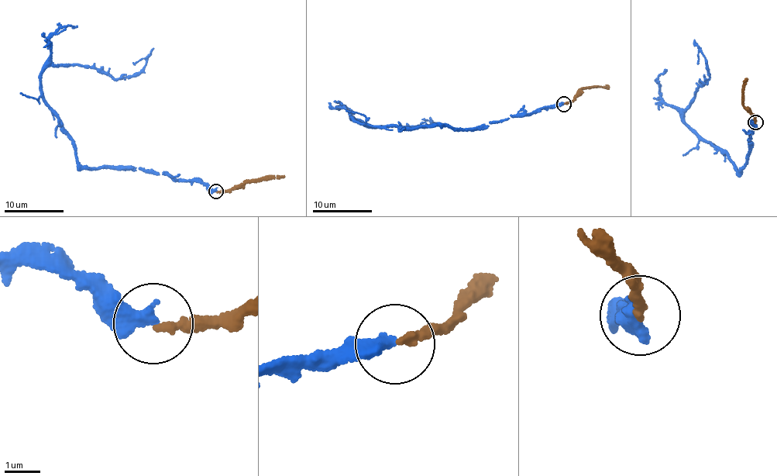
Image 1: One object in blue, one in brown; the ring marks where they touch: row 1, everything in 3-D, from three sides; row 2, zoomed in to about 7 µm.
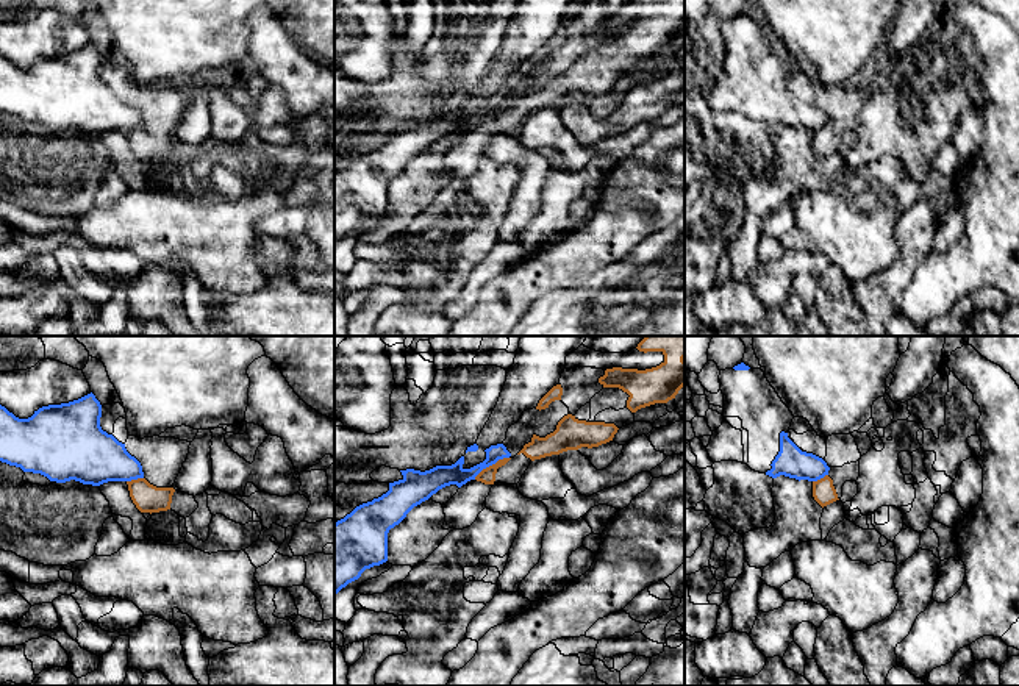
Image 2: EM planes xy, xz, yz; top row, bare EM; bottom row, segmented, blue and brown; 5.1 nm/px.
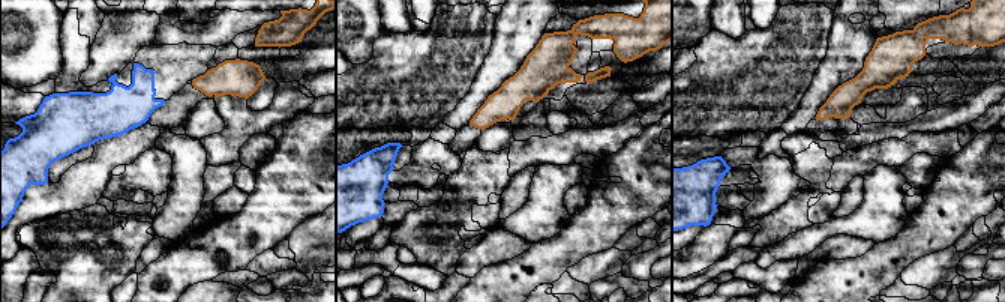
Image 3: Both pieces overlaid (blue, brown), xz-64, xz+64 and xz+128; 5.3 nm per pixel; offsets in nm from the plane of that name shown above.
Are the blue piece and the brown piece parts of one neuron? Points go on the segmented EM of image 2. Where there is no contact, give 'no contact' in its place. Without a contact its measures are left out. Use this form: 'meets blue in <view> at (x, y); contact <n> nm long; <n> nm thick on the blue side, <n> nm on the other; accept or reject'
meets blue in xz at (491, 464); contact 220 nm long; 110 nm thick on the blue side, 80 nm on the other; reject

